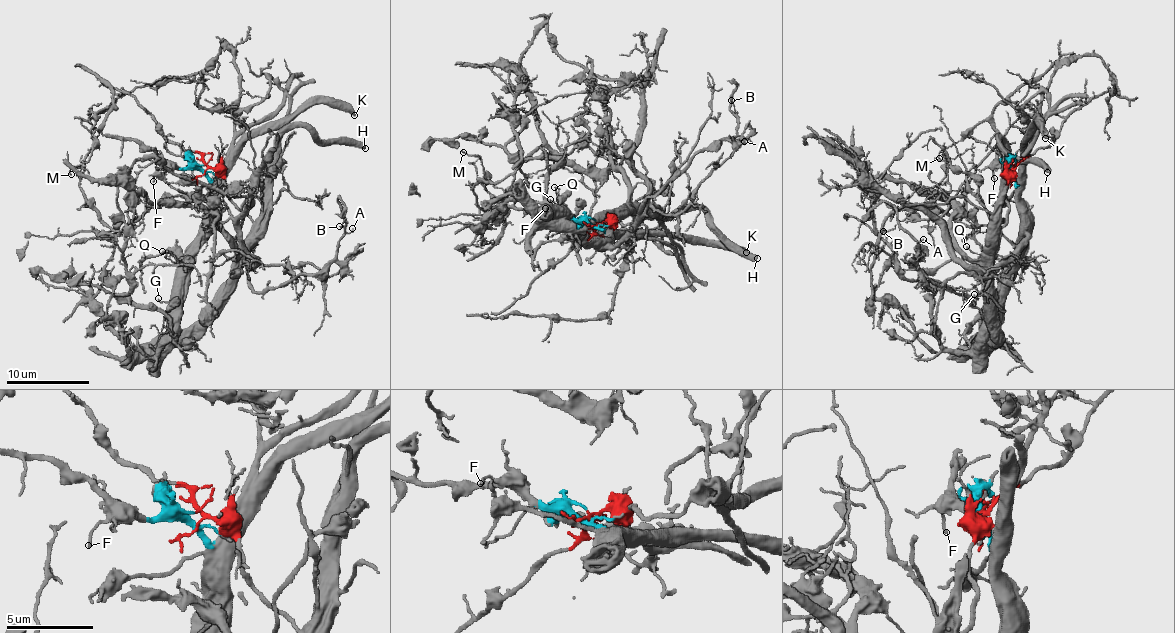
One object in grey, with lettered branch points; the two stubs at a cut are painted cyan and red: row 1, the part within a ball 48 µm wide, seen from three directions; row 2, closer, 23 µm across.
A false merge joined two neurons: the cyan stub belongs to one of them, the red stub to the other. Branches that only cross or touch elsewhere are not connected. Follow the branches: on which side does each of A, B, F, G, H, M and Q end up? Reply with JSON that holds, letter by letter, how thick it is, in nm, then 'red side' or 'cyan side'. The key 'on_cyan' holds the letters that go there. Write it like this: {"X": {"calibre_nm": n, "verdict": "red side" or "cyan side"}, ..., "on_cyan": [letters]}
{"A": {"calibre_nm": 120, "verdict": "cyan side"}, "B": {"calibre_nm": 100, "verdict": "cyan side"}, "F": {"calibre_nm": 130, "verdict": "cyan side"}, "G": {"calibre_nm": 130, "verdict": "cyan side"}, "H": {"calibre_nm": 500, "verdict": "red side"}, "M": {"calibre_nm": 100, "verdict": "cyan side"}, "Q": {"calibre_nm": 130, "verdict": "cyan side"}, "on_cyan": ["A", "B", "F", "G", "M", "Q"]}

